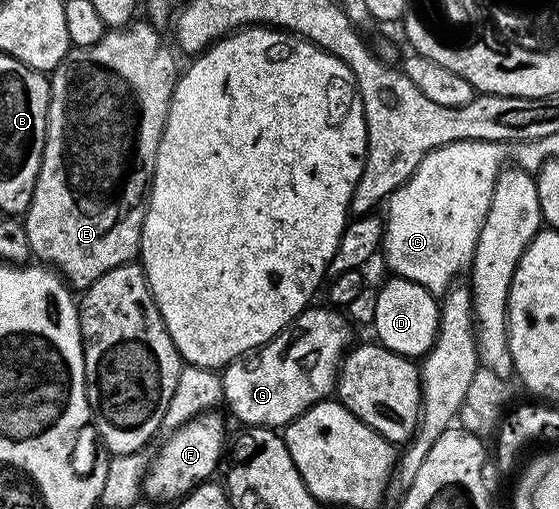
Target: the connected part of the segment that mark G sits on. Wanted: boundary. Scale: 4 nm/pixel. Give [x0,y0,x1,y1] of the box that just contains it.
[223,305,353,429]

